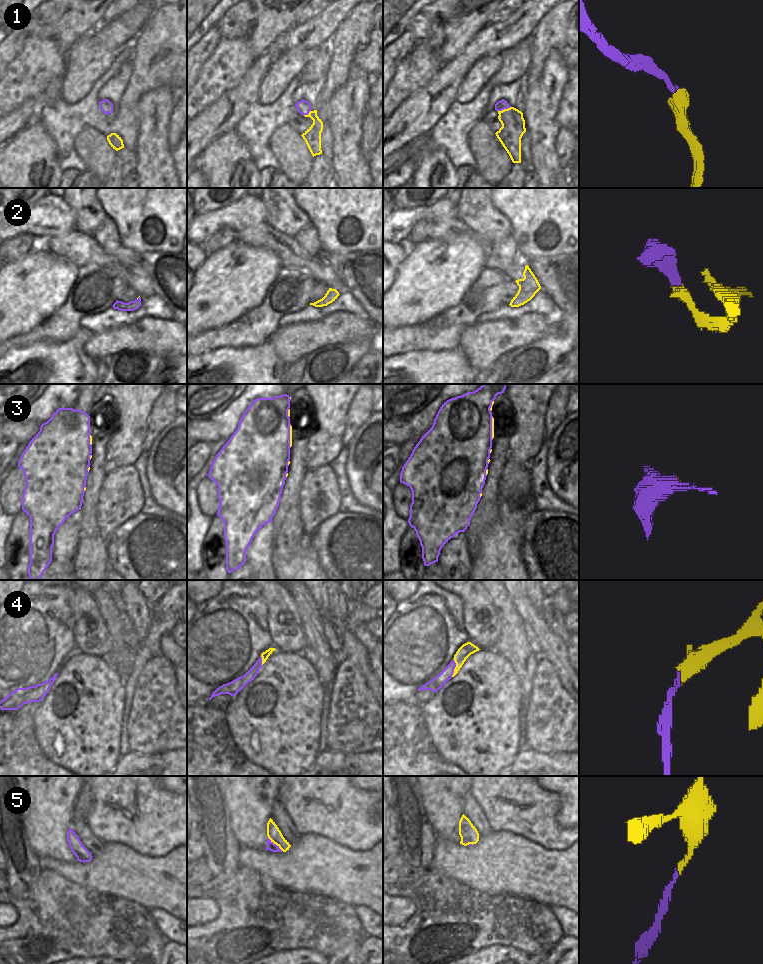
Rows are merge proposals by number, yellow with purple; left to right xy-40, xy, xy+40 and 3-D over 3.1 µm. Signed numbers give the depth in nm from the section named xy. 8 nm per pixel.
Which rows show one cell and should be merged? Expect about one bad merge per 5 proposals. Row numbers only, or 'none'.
1, 2, 3, 4, 5

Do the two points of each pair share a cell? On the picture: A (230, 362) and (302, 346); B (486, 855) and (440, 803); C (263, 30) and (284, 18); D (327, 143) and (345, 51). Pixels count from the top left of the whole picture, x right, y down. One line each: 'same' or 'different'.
A: different
B: different
C: same
D: same

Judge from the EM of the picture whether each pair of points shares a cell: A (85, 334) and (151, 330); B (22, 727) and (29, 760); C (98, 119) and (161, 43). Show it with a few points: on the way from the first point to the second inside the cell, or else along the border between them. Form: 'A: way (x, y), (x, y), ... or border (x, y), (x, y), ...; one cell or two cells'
A: border (93, 333), (85, 344), (85, 351), (92, 358); two cells
B: way (22, 735), (22, 752); one cell
C: border (131, 63), (131, 75), (118, 107); two cells

